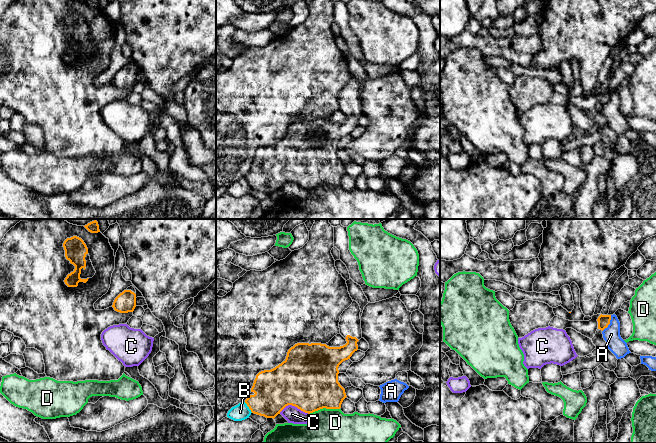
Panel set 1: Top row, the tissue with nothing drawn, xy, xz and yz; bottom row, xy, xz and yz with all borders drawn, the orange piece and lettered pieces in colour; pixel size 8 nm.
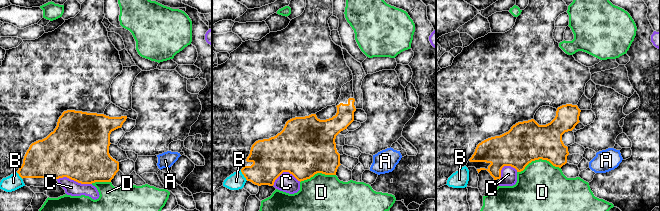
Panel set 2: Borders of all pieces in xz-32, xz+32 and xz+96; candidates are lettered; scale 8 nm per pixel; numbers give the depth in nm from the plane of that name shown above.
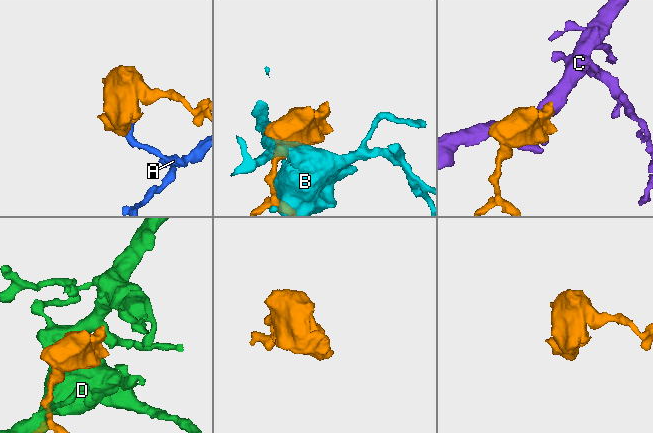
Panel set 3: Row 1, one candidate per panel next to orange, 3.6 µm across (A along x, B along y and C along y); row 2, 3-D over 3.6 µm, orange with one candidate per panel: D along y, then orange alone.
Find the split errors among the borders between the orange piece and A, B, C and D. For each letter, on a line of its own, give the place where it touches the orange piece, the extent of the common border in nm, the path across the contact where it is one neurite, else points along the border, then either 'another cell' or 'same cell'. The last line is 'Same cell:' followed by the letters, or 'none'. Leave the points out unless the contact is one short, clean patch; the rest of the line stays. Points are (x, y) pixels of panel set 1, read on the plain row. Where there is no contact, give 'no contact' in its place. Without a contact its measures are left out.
A: contact yz (609, 99); length 150 nm; border yz (611, 91), (609, 100), (602, 107); another cell
B: contact xz (248, 182); length 110 nm; another cell
C: contact xz (294, 181); length 240 nm; another cell
D: contact xz (324, 183); length 260 nm; another cell
Same cell: none

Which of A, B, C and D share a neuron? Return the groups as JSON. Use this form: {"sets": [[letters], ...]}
{"sets": [["A"], ["B"], ["C"], ["D"]]}

